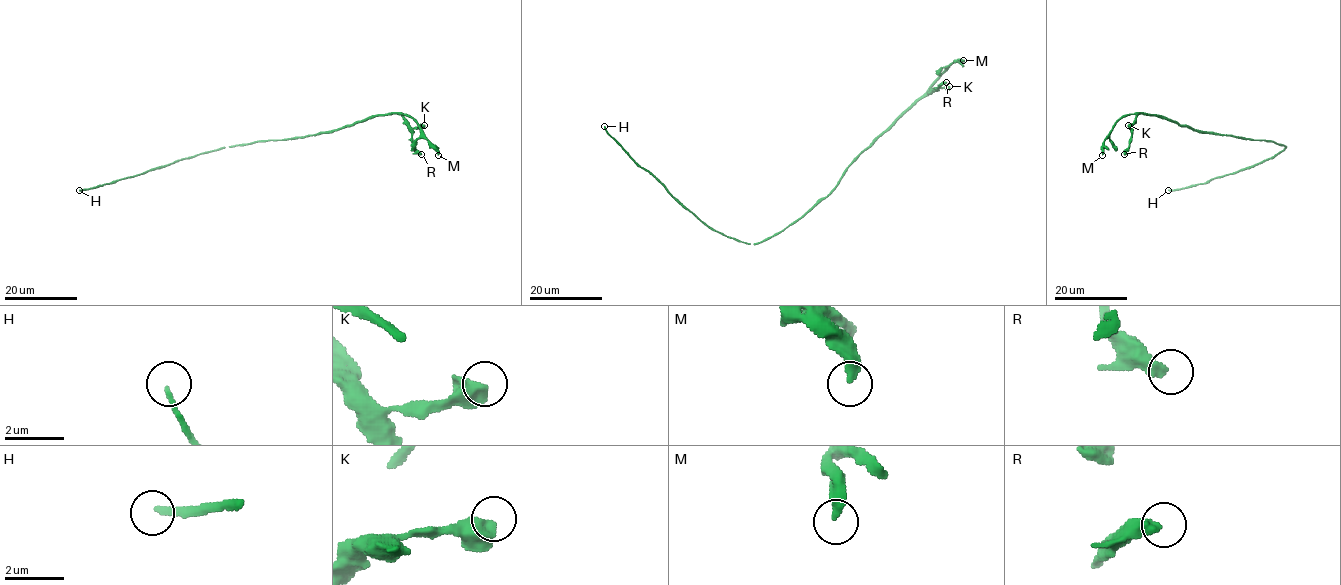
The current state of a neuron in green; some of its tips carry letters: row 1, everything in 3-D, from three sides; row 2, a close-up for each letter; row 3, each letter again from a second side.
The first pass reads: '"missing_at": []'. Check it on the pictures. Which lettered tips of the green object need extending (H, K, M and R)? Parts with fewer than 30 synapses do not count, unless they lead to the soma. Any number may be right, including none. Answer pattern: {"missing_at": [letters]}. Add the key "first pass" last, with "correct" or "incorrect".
{"missing_at": ["H"], "first pass": "incorrect"}

